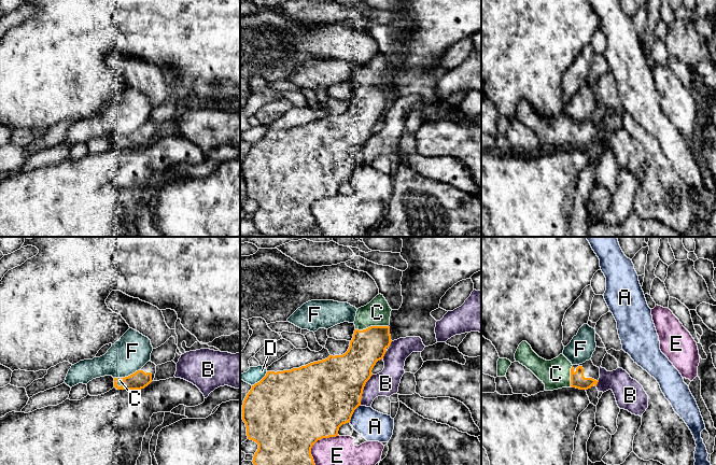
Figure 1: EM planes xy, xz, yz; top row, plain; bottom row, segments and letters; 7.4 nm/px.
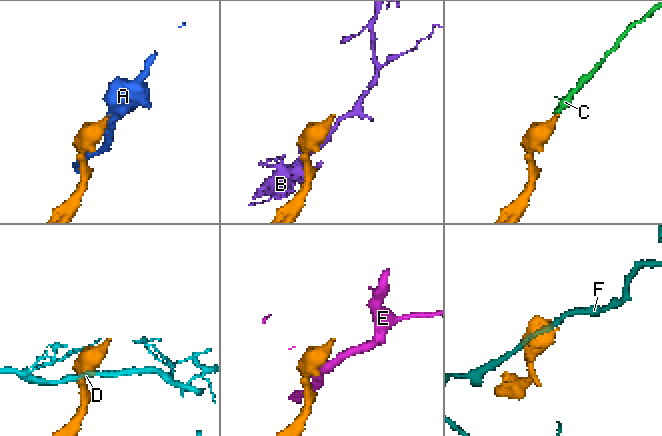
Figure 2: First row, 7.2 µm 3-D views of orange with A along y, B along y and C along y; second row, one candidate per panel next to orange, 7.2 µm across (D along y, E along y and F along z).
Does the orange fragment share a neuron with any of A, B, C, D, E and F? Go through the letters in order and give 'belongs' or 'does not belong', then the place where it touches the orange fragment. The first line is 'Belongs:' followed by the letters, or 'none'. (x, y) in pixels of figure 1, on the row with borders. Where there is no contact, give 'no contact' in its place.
Belongs: C
A: does not belong; meets orange in xz at (352, 413)
B: does not belong; meets orange in xz at (363, 389)
C: belongs; meets orange in xz at (371, 326)
D: does not belong; meets orange in xz at (261, 380)
E: does not belong; meets orange in xz at (316, 441)
F: does not belong; meets orange in xy at (130, 375)

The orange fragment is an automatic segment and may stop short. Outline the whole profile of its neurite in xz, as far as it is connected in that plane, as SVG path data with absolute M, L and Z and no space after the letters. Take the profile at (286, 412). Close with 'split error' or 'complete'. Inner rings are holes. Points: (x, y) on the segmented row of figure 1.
M377 295L369 304L357 309L355 330L345 354L329 355L325 360L291 370L267 371L259 382L252 385L243 400L242 420L248 439L258 445L253 455L254 465L315 465L311 455L312 446L322 438L338 436L339 427L350 422L354 410L361 406L363 390L373 376L374 366L383 358L385 349L392 342L389 327L391 311L383 295Z; split error

